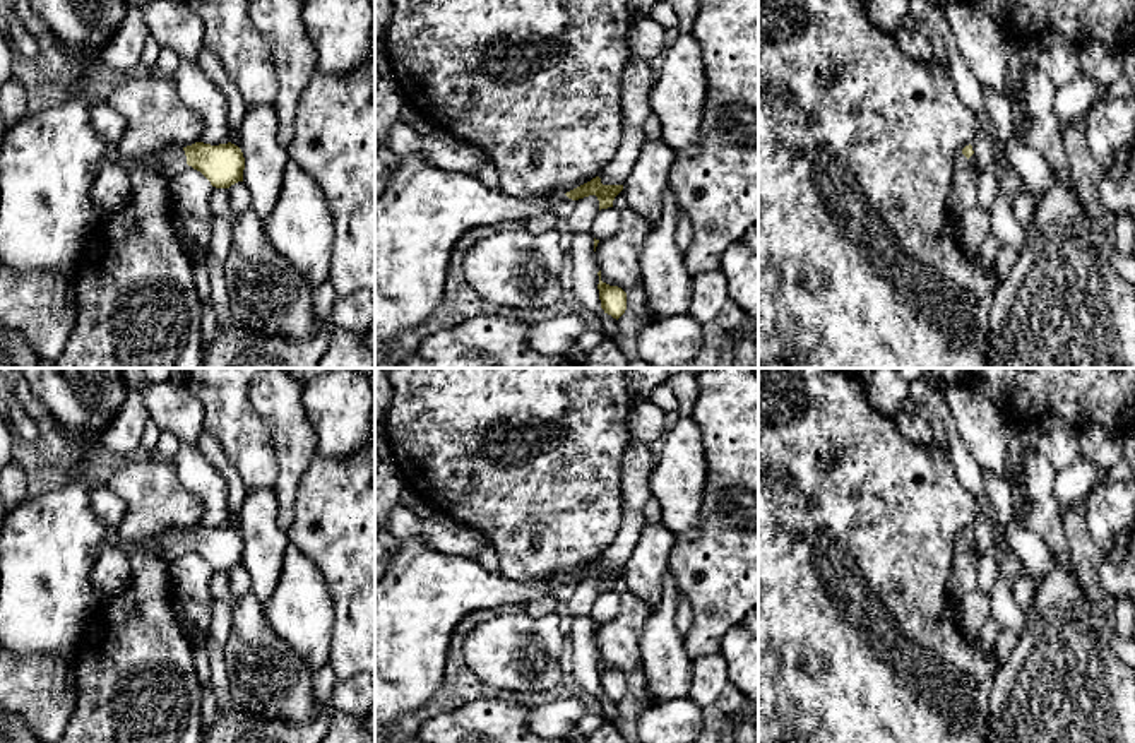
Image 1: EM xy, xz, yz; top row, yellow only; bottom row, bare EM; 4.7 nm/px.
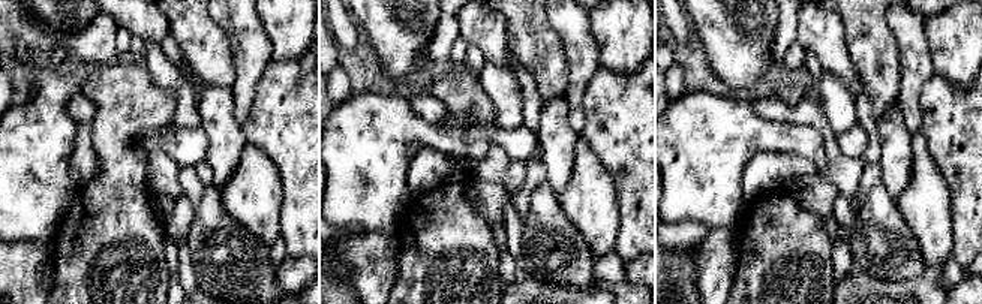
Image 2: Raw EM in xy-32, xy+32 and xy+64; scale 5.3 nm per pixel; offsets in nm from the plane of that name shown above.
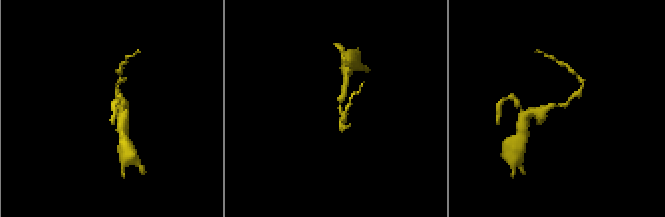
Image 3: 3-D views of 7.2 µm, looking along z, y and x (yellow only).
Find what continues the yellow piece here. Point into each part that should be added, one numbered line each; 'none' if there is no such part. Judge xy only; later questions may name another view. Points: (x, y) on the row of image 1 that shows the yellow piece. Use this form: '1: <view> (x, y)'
1: xy (172, 161)

